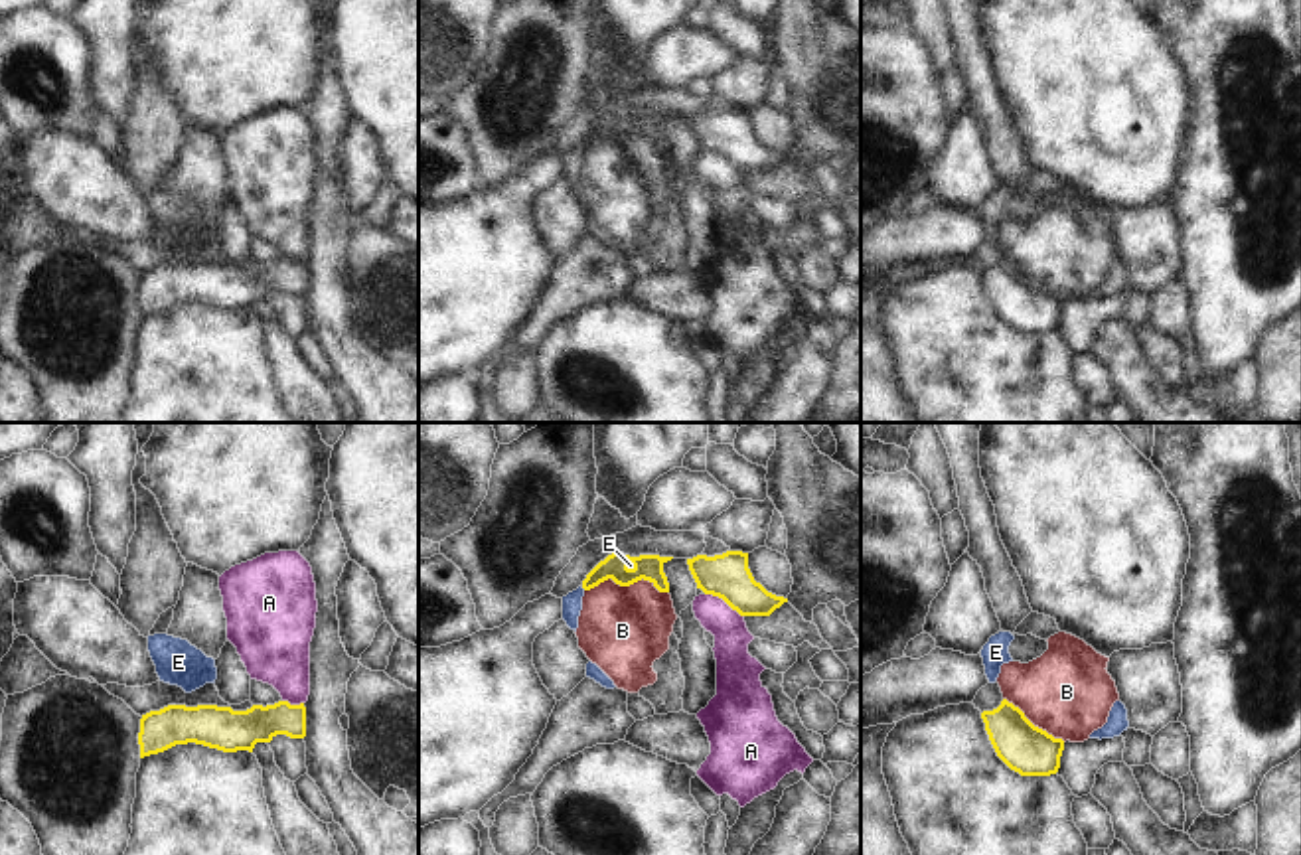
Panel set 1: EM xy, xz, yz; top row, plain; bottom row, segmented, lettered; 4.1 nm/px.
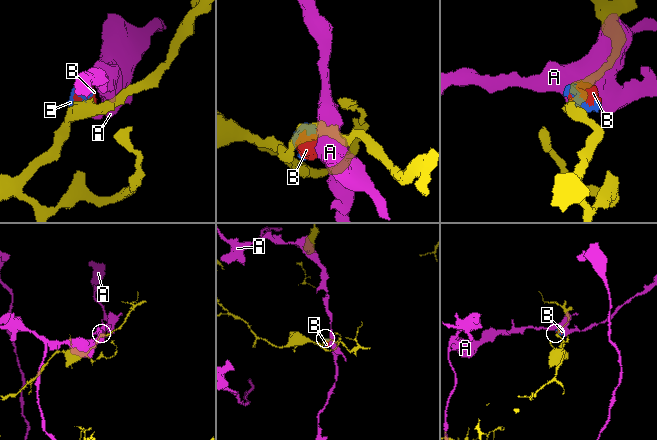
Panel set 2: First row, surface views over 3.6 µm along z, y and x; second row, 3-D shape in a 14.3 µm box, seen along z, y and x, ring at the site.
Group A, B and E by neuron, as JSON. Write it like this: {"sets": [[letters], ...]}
{"sets": [["A"], ["B", "E"]]}

